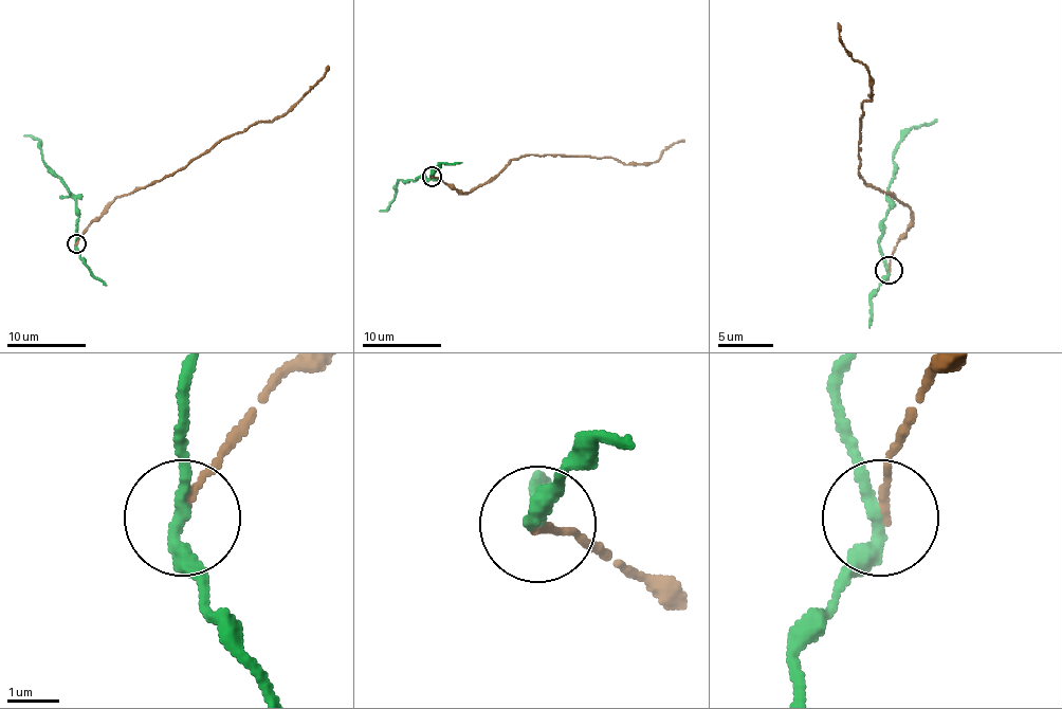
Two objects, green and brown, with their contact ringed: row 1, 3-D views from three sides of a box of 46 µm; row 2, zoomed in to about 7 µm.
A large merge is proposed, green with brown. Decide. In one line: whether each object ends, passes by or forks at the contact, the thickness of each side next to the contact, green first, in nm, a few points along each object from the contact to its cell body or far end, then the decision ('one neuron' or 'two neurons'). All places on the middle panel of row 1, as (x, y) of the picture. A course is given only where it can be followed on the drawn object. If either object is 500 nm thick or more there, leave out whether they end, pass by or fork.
green passes by | brown ends | 260/130 nm | green via (433, 177), (433, 168), (428, 179), (424, 175), (401, 179), (392, 200), (385, 211), (379, 211) | brown via (433, 177), (468, 193), (490, 183), (513, 159), (527, 155), (608, 157), (638, 165), (654, 163), (683, 139) | two neurons

